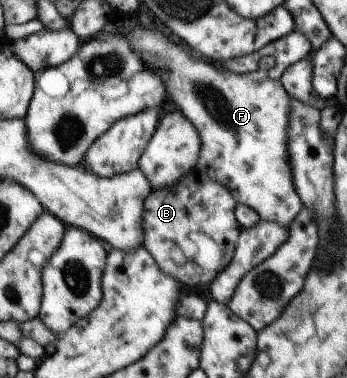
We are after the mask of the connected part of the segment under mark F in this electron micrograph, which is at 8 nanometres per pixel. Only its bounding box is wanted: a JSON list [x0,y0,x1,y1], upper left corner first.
[123,25,303,227]

